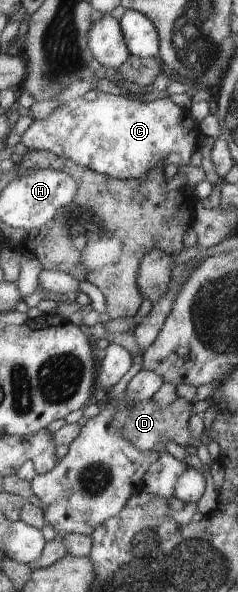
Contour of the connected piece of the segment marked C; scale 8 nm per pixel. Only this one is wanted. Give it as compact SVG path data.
M98 89L58 105L46 118L34 120L20 139L28 150L44 150L92 169L96 173L119 180L133 180L144 177L154 167L178 165L178 172L191 164L190 159L199 147L202 132L199 123L183 107L179 107L170 98L156 99L149 103L129 99L126 96L113 95Z

